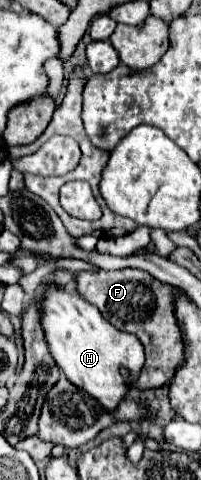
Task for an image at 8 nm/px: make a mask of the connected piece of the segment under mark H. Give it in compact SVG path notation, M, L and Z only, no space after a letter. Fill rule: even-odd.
M49 285L41 307L41 325L45 327L45 337L57 367L71 383L95 397L105 411L113 413L131 391L131 383L141 373L143 345L139 339L109 325L97 307L85 303L85 299L81 299L81 295L73 289L57 289L55 285ZM121 367L127 369L129 375L121 375Z

